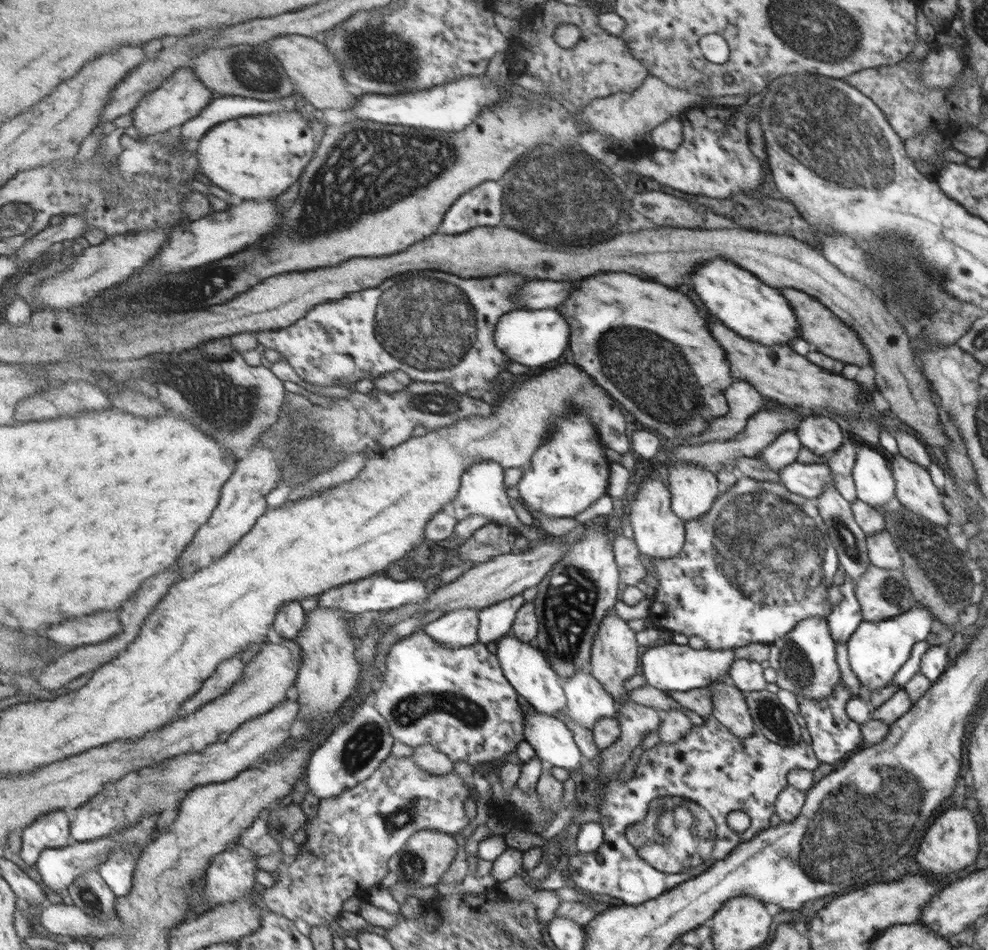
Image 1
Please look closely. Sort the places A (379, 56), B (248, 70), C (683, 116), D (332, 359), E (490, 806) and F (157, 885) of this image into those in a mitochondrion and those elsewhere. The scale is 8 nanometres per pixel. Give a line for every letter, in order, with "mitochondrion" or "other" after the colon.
A: mitochondrion
B: mitochondrion
C: other
D: other
E: other
F: other

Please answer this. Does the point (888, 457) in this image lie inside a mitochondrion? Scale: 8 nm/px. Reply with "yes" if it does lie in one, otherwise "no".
no

